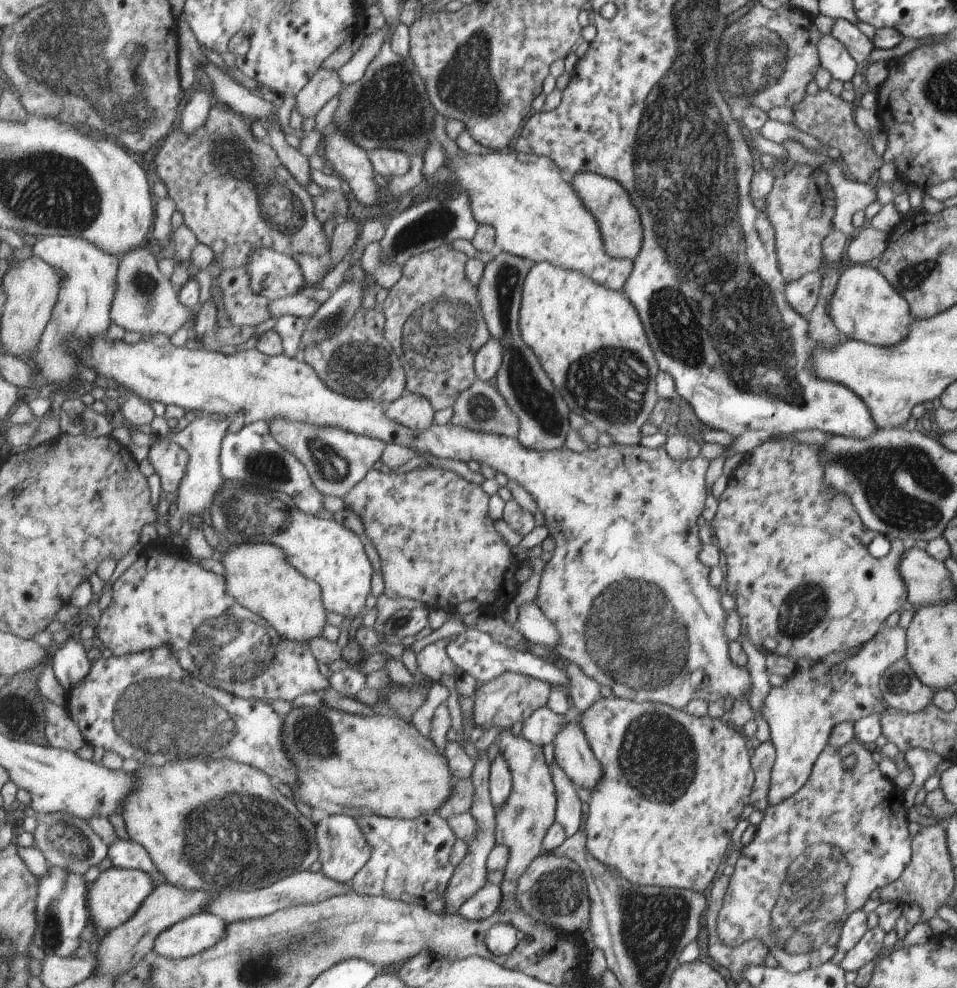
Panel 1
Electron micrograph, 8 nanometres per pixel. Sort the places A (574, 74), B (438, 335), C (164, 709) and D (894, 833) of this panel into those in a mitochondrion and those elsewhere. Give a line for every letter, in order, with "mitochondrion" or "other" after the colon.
A: other
B: mitochondrion
C: mitochondrion
D: other

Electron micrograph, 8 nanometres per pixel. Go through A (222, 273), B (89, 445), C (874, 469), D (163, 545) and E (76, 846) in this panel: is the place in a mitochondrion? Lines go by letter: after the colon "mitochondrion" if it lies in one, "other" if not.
A: other
B: other
C: mitochondrion
D: other
E: mitochondrion

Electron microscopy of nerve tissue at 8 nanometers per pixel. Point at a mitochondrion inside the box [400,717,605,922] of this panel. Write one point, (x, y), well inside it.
(556, 889)

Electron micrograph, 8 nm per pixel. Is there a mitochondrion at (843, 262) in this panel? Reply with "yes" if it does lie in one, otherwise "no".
no

